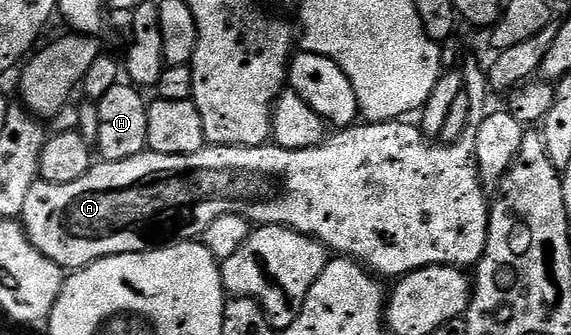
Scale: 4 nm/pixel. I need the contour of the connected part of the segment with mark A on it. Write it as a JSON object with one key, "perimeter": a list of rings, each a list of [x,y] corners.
{"perimeter":[[[487,76],[471,78],[471,89],[468,93],[471,107],[468,109],[468,123],[466,131],[454,143],[445,145],[425,137],[424,132],[415,124],[407,125],[404,119],[395,121],[382,121],[379,123],[357,123],[348,129],[341,129],[325,136],[319,145],[306,147],[305,149],[283,149],[281,145],[269,143],[258,147],[238,147],[237,145],[208,145],[196,153],[190,155],[162,155],[145,151],[134,155],[130,159],[121,161],[105,161],[93,164],[82,179],[74,179],[74,183],[50,183],[49,181],[37,180],[34,187],[26,195],[26,207],[22,207],[20,217],[24,226],[24,234],[28,236],[28,242],[35,249],[42,251],[46,259],[58,263],[65,271],[85,269],[90,263],[94,263],[103,257],[113,257],[119,253],[145,253],[147,249],[158,249],[161,245],[169,244],[173,239],[182,241],[195,241],[222,215],[238,215],[244,217],[253,226],[281,225],[287,229],[293,229],[295,233],[301,233],[307,237],[313,237],[320,242],[325,249],[341,257],[347,257],[359,261],[365,269],[381,278],[392,277],[399,279],[406,273],[412,273],[416,269],[424,269],[427,265],[454,265],[457,267],[472,267],[479,261],[486,247],[488,238],[488,215],[490,212],[489,198],[484,198],[486,186],[480,180],[478,163],[476,162],[476,126],[482,123],[486,106],[484,100],[490,97]]]}

